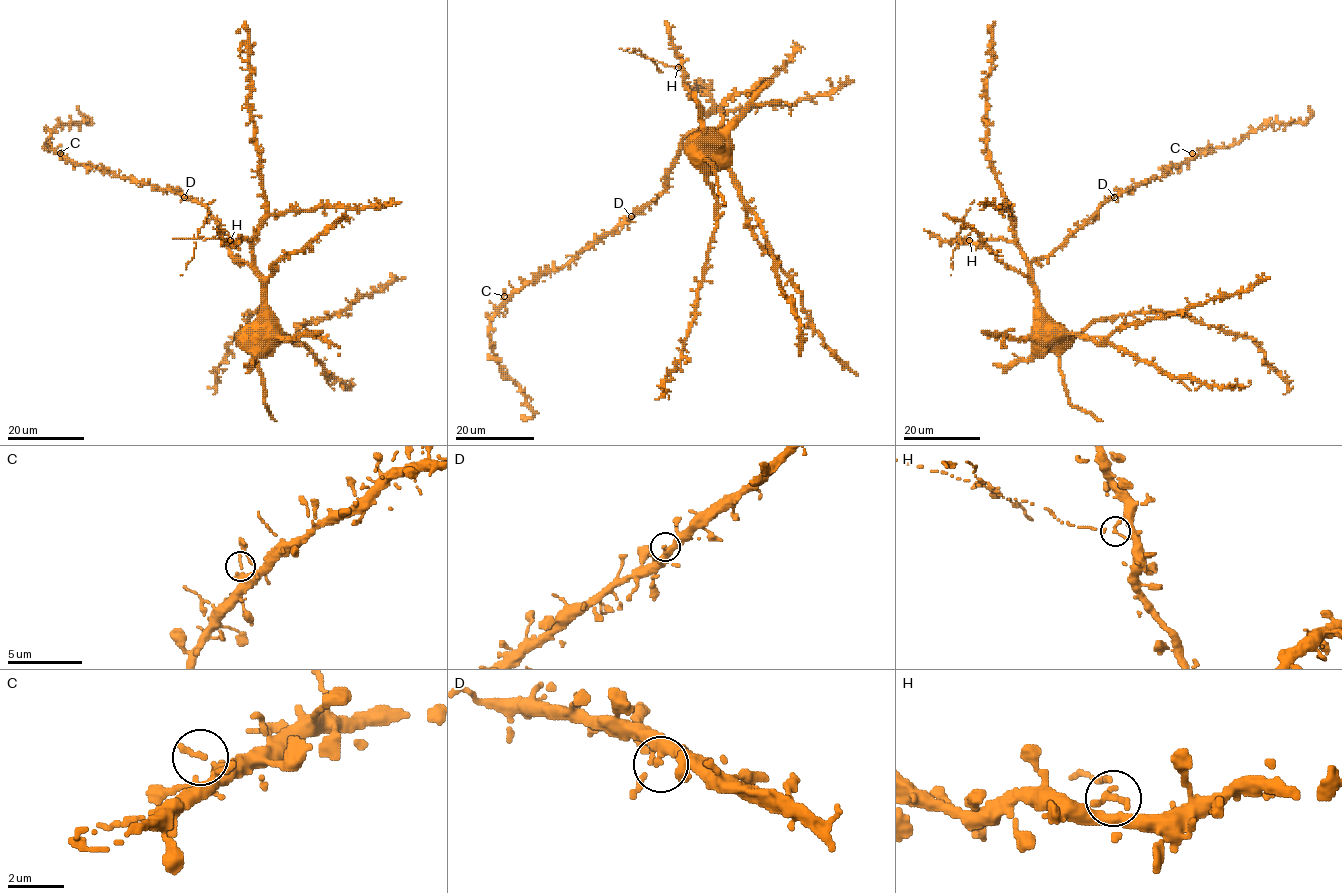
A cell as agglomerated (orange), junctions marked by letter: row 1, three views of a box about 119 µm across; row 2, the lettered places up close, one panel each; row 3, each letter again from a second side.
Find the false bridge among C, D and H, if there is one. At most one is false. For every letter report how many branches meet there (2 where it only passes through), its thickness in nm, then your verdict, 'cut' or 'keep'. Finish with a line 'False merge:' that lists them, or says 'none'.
C: branches 2; calibre 200 nm; keep
D: branches 2; calibre 240 nm; keep
H: branches 2; calibre 240 nm; cut
False merge: H

